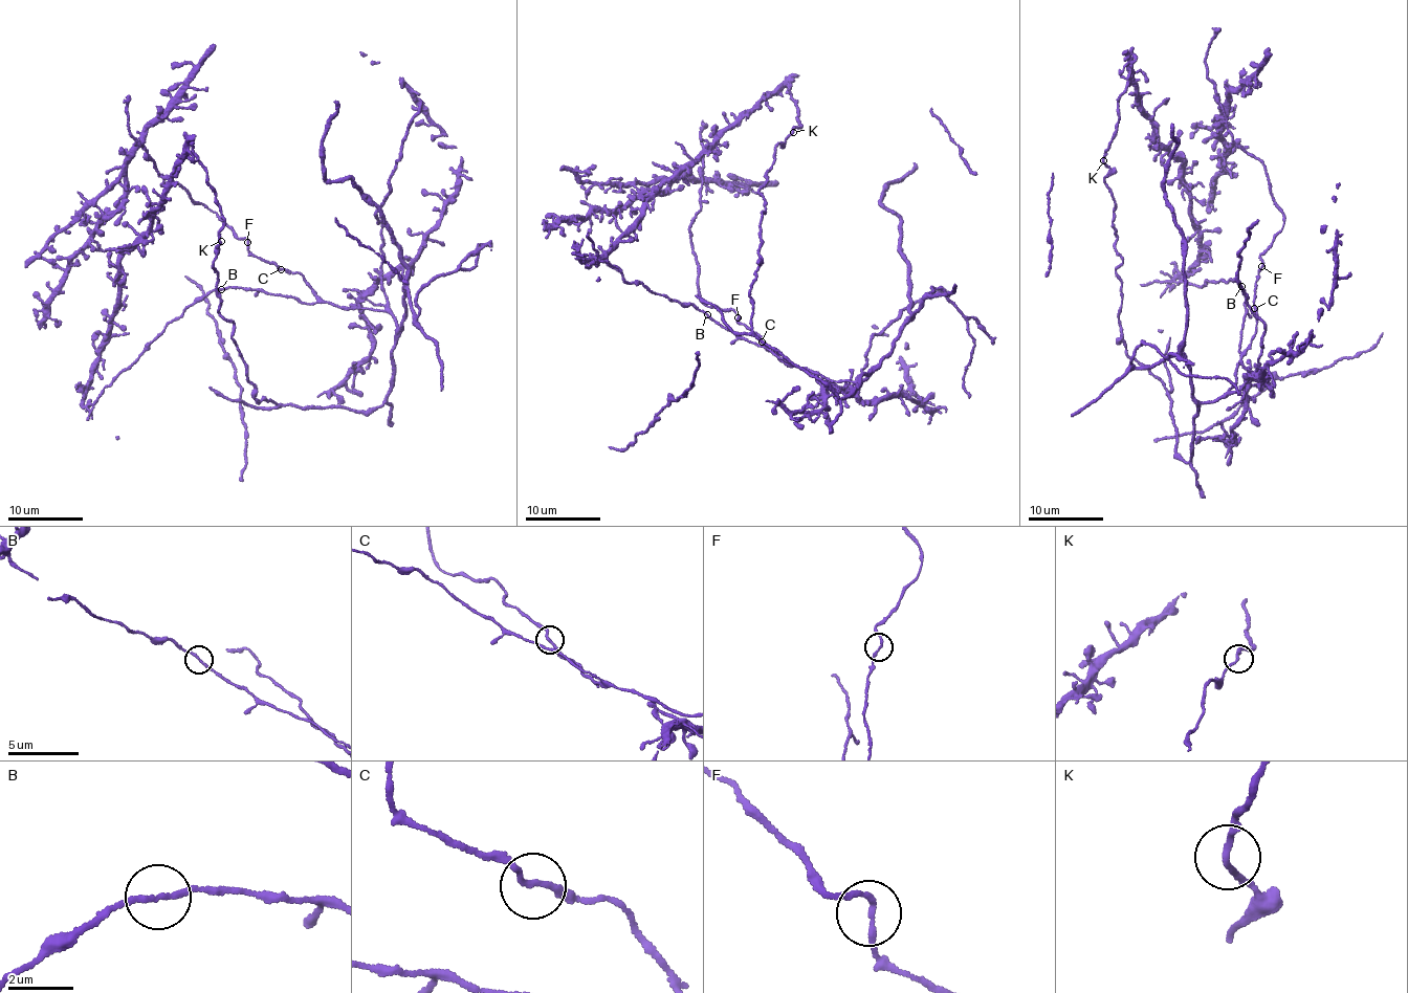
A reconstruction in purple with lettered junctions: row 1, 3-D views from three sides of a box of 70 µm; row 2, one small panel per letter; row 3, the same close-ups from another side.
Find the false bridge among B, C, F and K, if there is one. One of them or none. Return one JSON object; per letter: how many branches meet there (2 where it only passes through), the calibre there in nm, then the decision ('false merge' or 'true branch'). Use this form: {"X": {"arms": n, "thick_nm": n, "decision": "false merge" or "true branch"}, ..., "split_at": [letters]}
{"B": {"arms": 2, "thick_nm": 160, "decision": "true branch"}, "C": {"arms": 2, "thick_nm": 160, "decision": "true branch"}, "F": {"arms": 2, "thick_nm": 150, "decision": "true branch"}, "K": {"arms": 2, "thick_nm": 160, "decision": "true branch"}, "split_at": []}

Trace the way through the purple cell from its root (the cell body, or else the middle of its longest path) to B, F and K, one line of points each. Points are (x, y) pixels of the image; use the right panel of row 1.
B: (1172, 406), (1173, 448), (1189, 461), (1197, 405), (1226, 394), (1237, 379), (1246, 311), (1241, 287)
F: (1172, 406), (1173, 448), (1189, 461), (1197, 405), (1214, 401), (1234, 385), (1254, 335), (1254, 288), (1261, 266)
K: (1172, 406), (1161, 381), (1129, 357), (1122, 338), (1116, 267), (1123, 262), (1103, 160)

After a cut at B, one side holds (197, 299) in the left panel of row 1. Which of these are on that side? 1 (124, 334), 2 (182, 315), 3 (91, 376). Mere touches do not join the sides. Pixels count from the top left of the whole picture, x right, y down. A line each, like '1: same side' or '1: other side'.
1: other side
2: same side
3: other side

